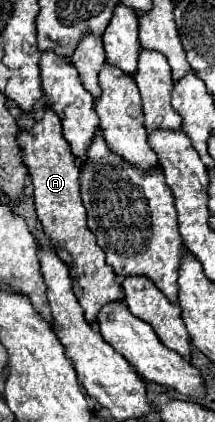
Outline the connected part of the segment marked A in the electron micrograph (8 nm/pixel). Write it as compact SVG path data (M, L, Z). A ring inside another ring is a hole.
M43 107L43 115L33 123L31 129L21 129L17 135L17 143L23 149L23 163L29 171L33 183L33 199L37 217L43 223L45 233L51 237L51 245L55 247L61 261L69 265L69 275L73 281L73 293L81 303L85 317L89 323L95 323L101 305L123 299L121 287L115 285L115 273L105 263L105 253L95 243L93 233L87 227L87 213L79 197L79 167L75 163L75 155L69 149L61 133L61 121L51 107Z

